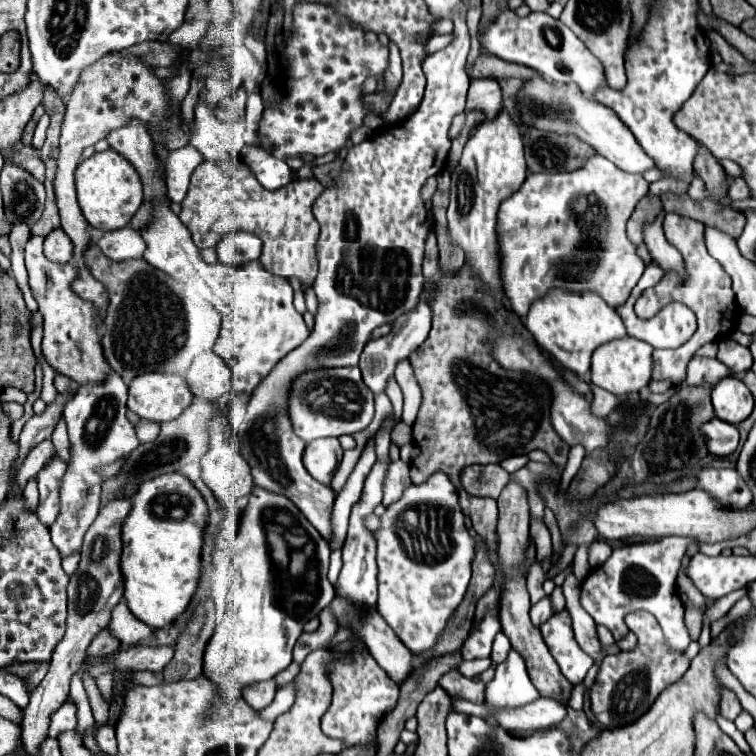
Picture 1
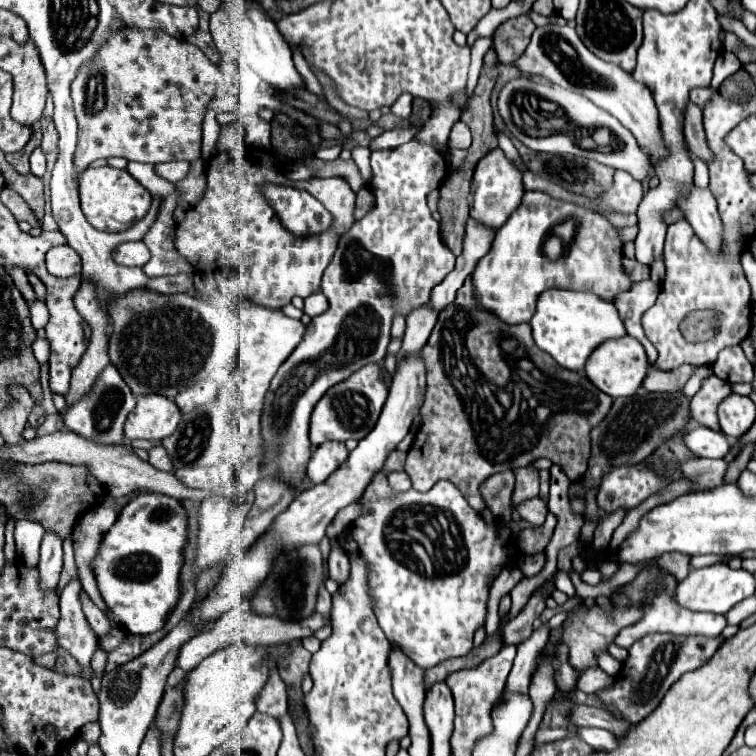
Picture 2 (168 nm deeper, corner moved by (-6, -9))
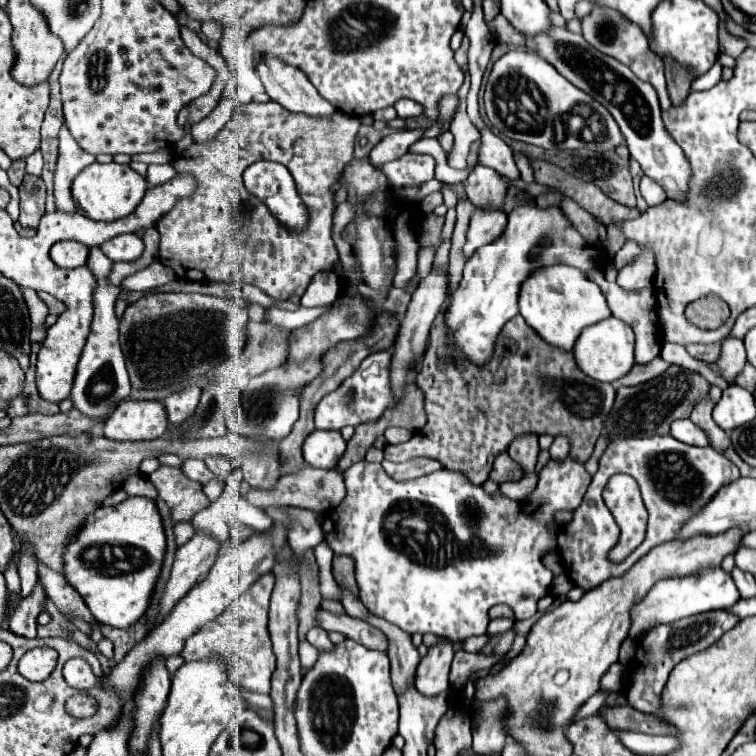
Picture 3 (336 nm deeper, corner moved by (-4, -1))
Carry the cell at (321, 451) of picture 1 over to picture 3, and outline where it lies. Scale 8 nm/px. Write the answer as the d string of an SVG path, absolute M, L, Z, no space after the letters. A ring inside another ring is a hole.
M314 431L304 443L304 461L318 469L334 469L346 451L340 431Z

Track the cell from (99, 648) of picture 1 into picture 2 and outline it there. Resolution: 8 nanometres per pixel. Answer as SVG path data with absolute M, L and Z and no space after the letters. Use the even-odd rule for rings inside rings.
M88 723L82 727L82 739L88 743L88 745L94 745L100 737L100 725L98 723Z

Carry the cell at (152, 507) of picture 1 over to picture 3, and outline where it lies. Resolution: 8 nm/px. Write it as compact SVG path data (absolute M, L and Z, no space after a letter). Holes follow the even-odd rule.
M128 497L114 507L98 507L66 547L66 581L82 595L98 623L130 627L146 613L166 553L166 533L156 501Z

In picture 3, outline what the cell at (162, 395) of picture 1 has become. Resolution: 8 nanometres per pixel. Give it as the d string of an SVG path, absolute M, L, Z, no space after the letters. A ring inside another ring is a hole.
M122 401L104 423L104 437L114 441L158 439L168 431L168 415L162 401Z

